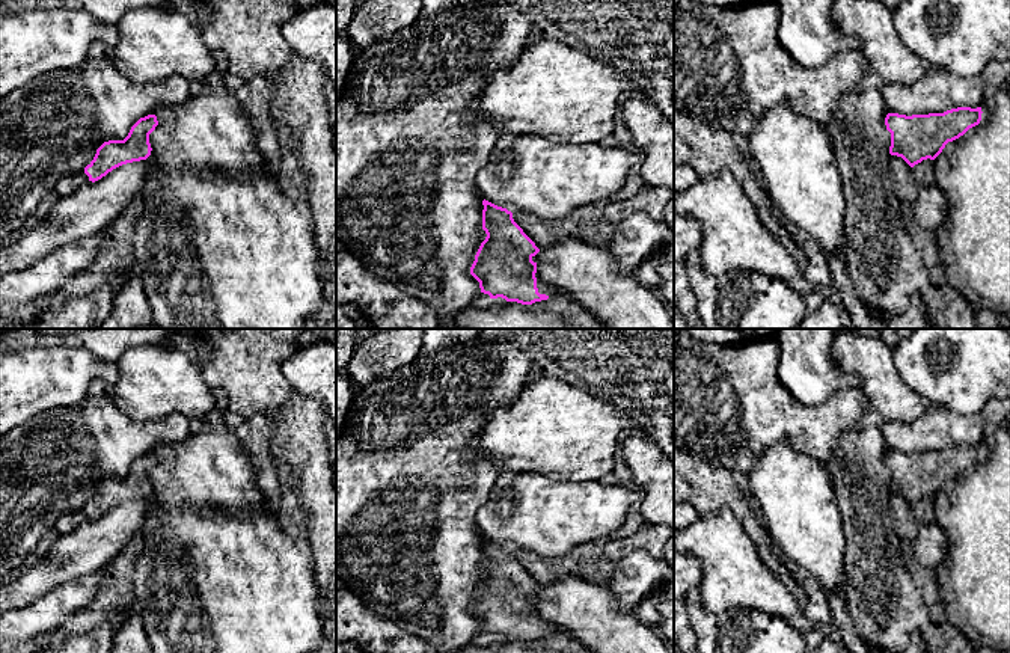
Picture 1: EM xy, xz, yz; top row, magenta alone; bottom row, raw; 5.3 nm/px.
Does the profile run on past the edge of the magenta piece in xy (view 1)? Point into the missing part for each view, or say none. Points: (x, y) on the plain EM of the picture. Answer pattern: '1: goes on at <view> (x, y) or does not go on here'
1: does not go on here

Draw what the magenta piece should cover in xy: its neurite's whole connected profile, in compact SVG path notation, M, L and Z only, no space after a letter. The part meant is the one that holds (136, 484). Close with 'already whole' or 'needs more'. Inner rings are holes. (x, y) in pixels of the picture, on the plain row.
M148 452L131 464L124 478L104 480L96 487L93 498L84 505L89 519L95 520L122 502L146 498L152 489L149 472L157 463L157 454Z; already whole

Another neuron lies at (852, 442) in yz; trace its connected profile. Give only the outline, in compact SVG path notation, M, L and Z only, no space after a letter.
M867 425L843 433L835 445L835 455L825 466L840 505L846 535L844 584L841 593L846 611L853 621L855 633L873 653L901 653L907 647L911 636L930 624L930 614L923 594L903 564L900 538L889 513L891 471L885 463L886 452L880 430L874 425Z

